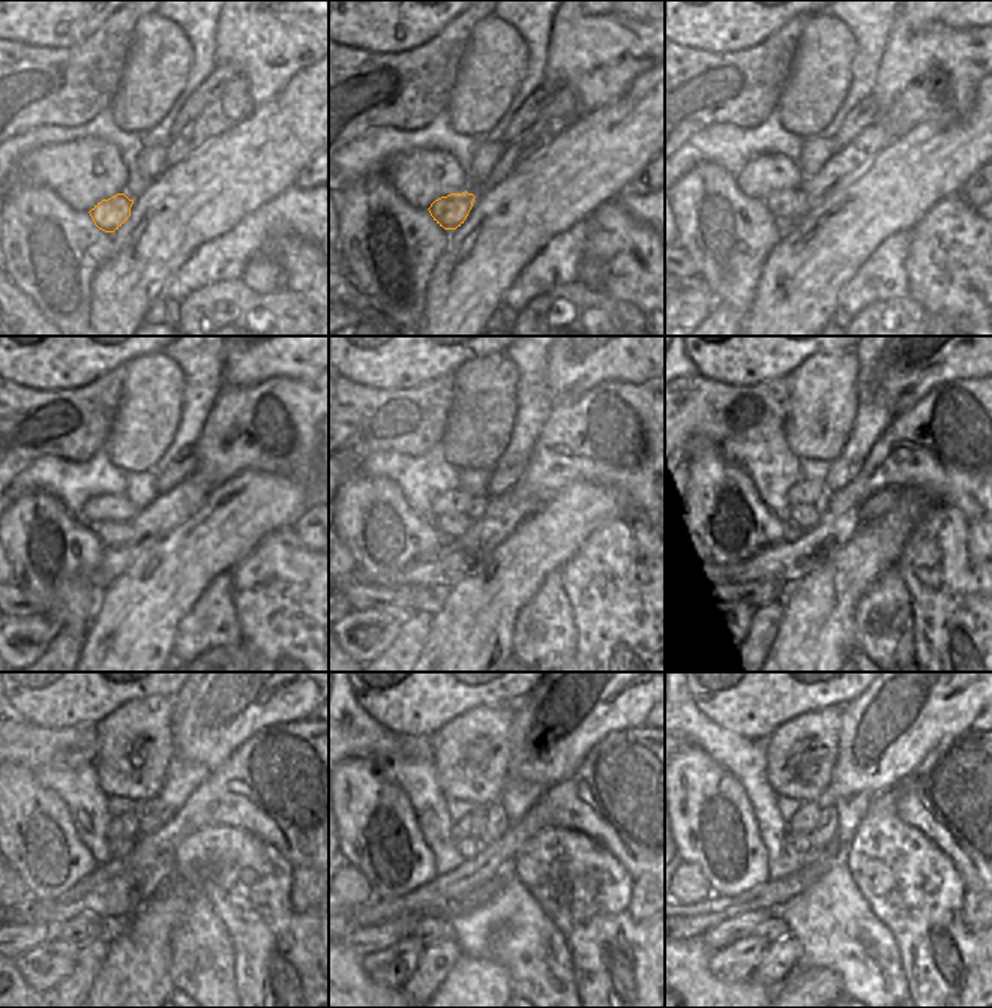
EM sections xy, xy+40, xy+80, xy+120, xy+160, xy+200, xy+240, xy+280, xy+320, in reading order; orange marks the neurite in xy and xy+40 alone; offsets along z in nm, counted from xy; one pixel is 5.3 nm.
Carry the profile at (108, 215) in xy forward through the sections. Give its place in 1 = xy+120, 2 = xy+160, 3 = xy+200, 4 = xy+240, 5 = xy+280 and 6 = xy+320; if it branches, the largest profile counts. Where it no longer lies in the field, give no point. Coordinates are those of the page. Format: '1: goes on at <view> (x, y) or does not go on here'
1: goes on at xy+120 (111, 534)
2: goes on at xy+160 (455, 527)
3: goes on at xy+200 (800, 518)
4: goes on at xy+240 (123, 849)
5: goes on at xy+280 (467, 848)
6: goes on at xy+320 (797, 840)

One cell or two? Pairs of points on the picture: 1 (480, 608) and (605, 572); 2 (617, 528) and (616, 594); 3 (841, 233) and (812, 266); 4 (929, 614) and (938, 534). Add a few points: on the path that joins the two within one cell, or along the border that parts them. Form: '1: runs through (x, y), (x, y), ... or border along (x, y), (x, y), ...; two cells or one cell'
1: border along (581, 545), (556, 570); two cells
2: runs through (617, 545), (619, 578); one cell
3: runs through (833, 240), (815, 258); one cell
4: runs through (938, 594), (938, 554); one cell

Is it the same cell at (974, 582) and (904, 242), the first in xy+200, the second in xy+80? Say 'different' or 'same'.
different

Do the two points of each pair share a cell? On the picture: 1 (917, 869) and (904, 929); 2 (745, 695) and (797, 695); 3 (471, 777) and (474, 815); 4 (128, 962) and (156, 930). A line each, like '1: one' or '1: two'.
1: one
2: one
3: two
4: one

